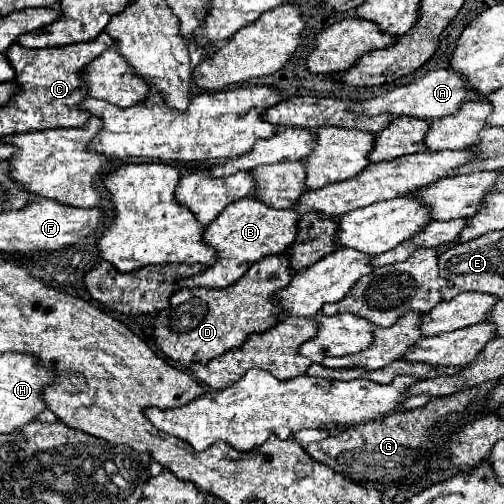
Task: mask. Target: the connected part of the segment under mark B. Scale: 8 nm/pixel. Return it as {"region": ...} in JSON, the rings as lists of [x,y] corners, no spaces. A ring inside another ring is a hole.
{"region":[[[243,197],[235,203],[229,203],[223,213],[207,225],[207,231],[203,239],[217,247],[217,263],[209,267],[205,273],[181,279],[179,287],[227,287],[235,283],[241,275],[247,273],[247,269],[263,259],[265,255],[271,253],[283,253],[293,241],[295,241],[295,231],[297,231],[299,215],[295,211],[287,209],[273,209],[267,207],[263,201],[255,197]]]}

